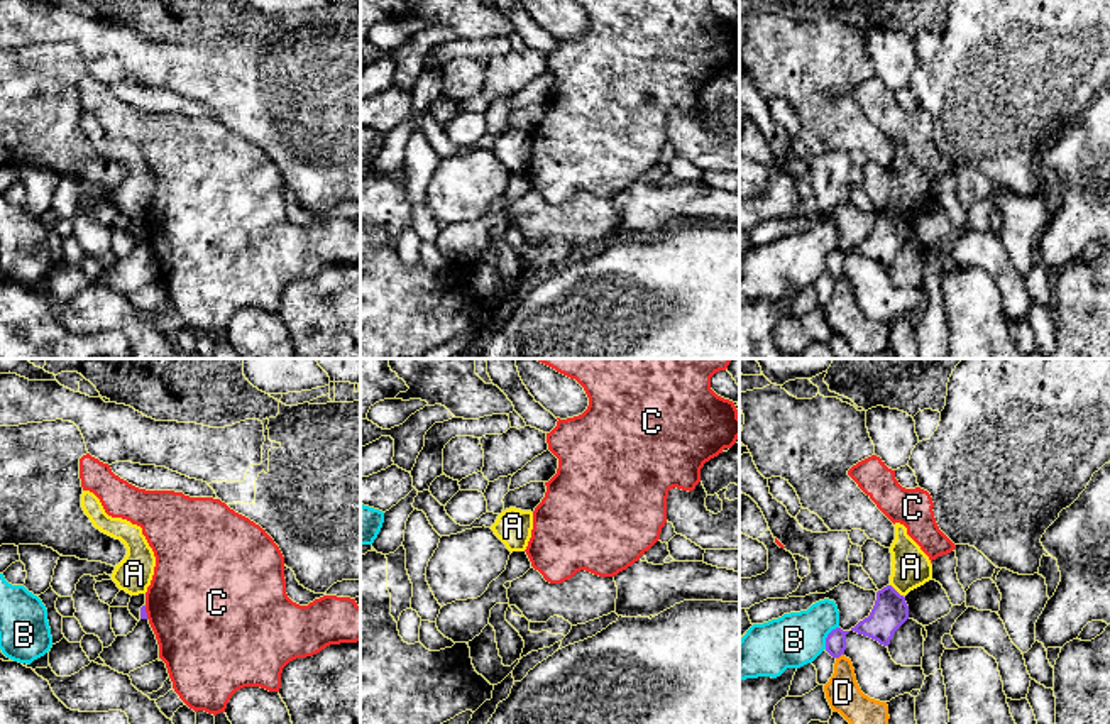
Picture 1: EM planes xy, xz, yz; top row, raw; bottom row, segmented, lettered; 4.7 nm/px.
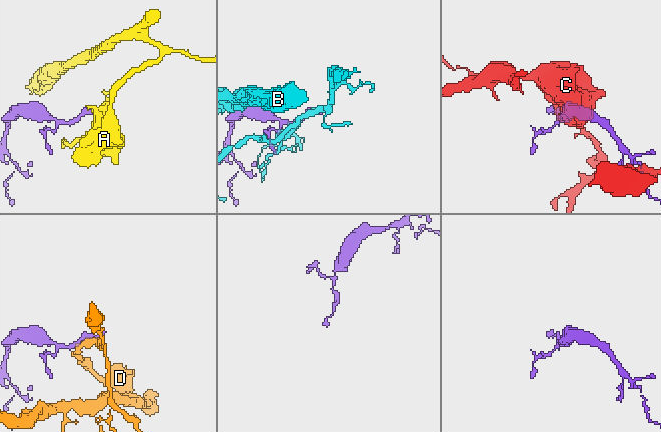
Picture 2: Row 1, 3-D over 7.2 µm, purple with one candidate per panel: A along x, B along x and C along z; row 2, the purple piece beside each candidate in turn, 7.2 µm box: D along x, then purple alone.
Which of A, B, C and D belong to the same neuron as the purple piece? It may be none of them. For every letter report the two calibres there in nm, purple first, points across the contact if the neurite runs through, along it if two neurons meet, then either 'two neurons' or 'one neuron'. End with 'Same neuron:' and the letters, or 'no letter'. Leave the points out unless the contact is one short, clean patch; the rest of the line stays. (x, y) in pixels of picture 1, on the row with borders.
A: 170 nm thick on the purple side, 190 nm on the other; border along yz (890, 584), (902, 596); two neurons
B: 100 nm thick on the purple side, 260 nm on the other; two neurons
C: 30 nm thick on the purple side, 480 nm on the other; two neurons
D: 100 nm thick on the purple side, 160 nm on the other; two neurons
Same neuron: no letter

